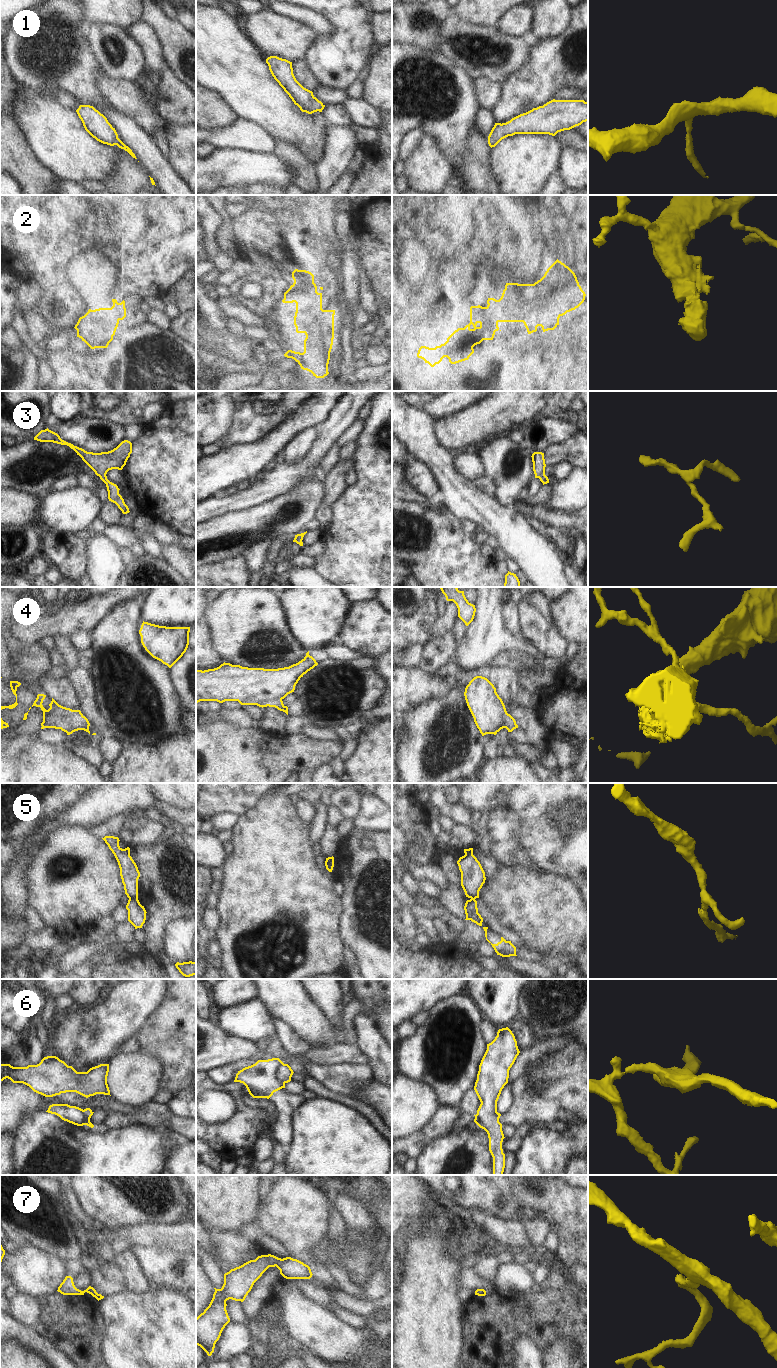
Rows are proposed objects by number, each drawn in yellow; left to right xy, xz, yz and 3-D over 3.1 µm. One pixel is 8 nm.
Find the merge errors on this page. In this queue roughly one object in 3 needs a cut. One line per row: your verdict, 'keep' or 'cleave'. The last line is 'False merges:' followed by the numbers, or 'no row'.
1: keep
2: keep
3: keep
4: keep
5: cleave
6: cleave
7: keep
False merges: 5, 6

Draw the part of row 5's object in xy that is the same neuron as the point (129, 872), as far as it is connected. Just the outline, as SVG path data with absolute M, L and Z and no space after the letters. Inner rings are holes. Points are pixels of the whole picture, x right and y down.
M105 836L102 838L114 854L119 868L125 894L129 899L138 898L138 879L140 872L132 857L130 848L122 849L119 846L119 838L114 836Z

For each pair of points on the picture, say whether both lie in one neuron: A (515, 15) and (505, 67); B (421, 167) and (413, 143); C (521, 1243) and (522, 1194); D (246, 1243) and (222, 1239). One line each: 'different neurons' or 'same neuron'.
A: different neurons
B: different neurons
C: different neurons
D: same neuron

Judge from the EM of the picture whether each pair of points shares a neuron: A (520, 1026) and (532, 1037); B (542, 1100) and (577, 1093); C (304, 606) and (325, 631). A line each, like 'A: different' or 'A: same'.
A: same
B: same
C: same

